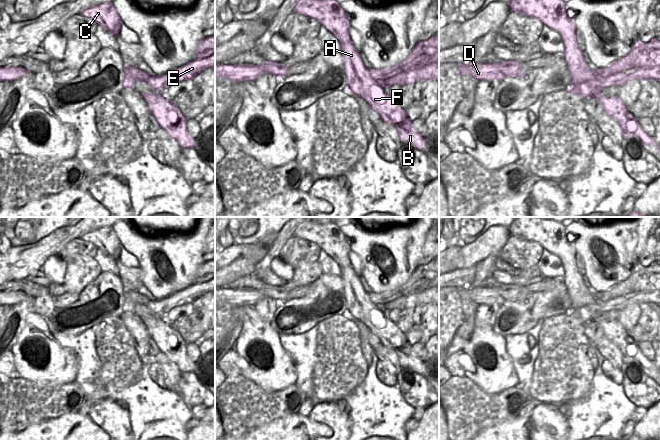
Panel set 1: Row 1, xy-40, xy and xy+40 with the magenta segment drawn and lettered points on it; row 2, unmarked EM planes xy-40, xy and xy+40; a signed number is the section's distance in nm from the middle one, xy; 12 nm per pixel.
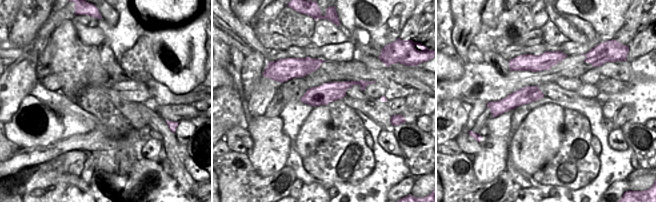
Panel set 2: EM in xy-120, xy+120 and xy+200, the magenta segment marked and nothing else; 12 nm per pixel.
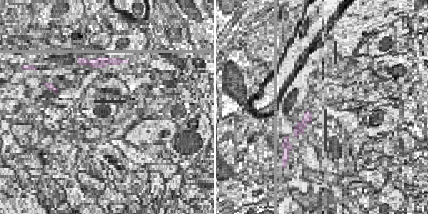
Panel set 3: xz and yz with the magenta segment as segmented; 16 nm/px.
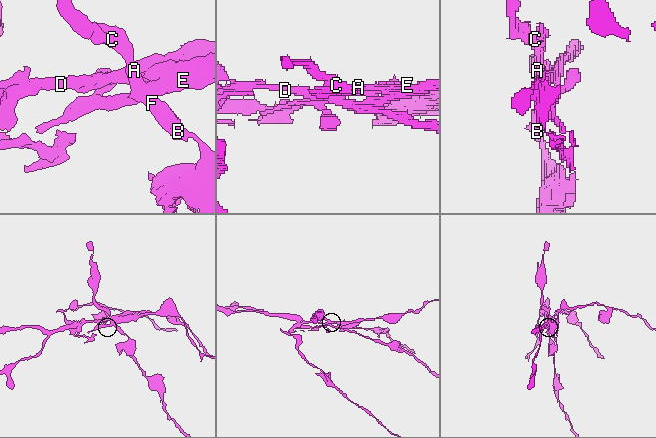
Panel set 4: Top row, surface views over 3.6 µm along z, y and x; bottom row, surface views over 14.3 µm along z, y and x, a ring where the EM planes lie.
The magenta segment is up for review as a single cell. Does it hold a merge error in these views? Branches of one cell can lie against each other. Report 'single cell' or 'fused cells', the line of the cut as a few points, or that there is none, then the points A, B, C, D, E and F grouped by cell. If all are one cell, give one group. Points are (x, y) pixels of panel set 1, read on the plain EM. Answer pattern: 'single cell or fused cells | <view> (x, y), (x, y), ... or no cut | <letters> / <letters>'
fused cells | xy+40 (593, 296), (596, 301), (589, 307), (593, 311), (602, 312) | A B C F / D E

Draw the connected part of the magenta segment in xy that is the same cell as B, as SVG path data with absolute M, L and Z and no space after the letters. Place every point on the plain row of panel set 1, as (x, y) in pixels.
M316 220L304 221L297 225L293 237L317 244L335 259L341 268L348 317L355 321L362 321L384 346L392 348L397 353L400 366L409 366L415 372L423 374L424 361L412 352L412 345L405 333L401 331L397 323L383 315L383 310L374 308L374 302L364 291L350 263L350 245L338 225L335 222L321 224Z

